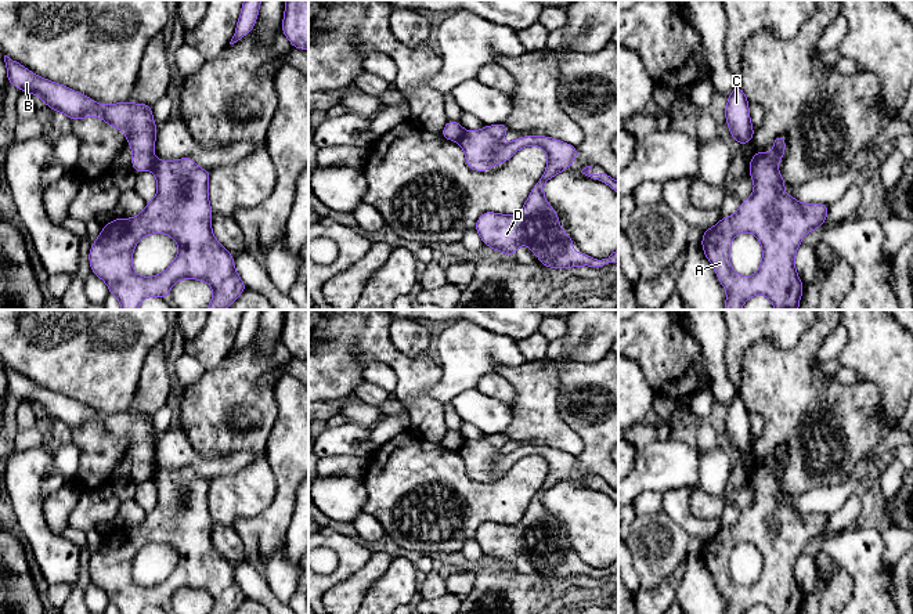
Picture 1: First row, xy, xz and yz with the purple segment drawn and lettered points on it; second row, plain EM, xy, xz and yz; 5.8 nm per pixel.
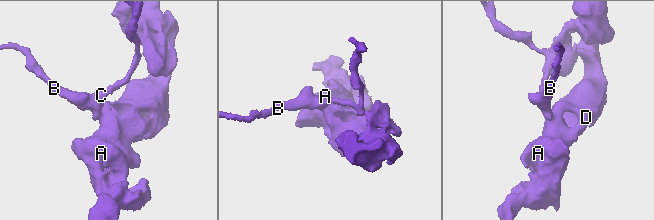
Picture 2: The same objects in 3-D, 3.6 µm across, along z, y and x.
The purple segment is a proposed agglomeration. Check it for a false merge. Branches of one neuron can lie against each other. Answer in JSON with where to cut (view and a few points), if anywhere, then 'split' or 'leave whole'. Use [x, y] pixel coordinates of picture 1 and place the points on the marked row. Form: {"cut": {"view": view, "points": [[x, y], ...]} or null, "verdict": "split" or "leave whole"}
{"cut": {"view": "xz", "points": [[465, 130], [457, 140]]}, "verdict": "split"}

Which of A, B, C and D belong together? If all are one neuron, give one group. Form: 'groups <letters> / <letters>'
groups A D / B C

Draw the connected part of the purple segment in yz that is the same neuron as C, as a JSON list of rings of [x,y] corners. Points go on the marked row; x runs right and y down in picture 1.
[[[736,84],[728,97],[725,118],[730,136],[737,141],[739,147],[754,140],[748,100],[740,84]]]

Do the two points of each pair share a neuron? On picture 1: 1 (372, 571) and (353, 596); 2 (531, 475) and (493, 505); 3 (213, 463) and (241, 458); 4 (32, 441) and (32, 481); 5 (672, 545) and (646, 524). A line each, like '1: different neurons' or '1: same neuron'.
1: same neuron
2: same neuron
3: same neuron
4: different neurons
5: same neuron

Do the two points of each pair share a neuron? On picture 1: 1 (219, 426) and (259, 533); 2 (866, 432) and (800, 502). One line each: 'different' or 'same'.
1: different
2: different

